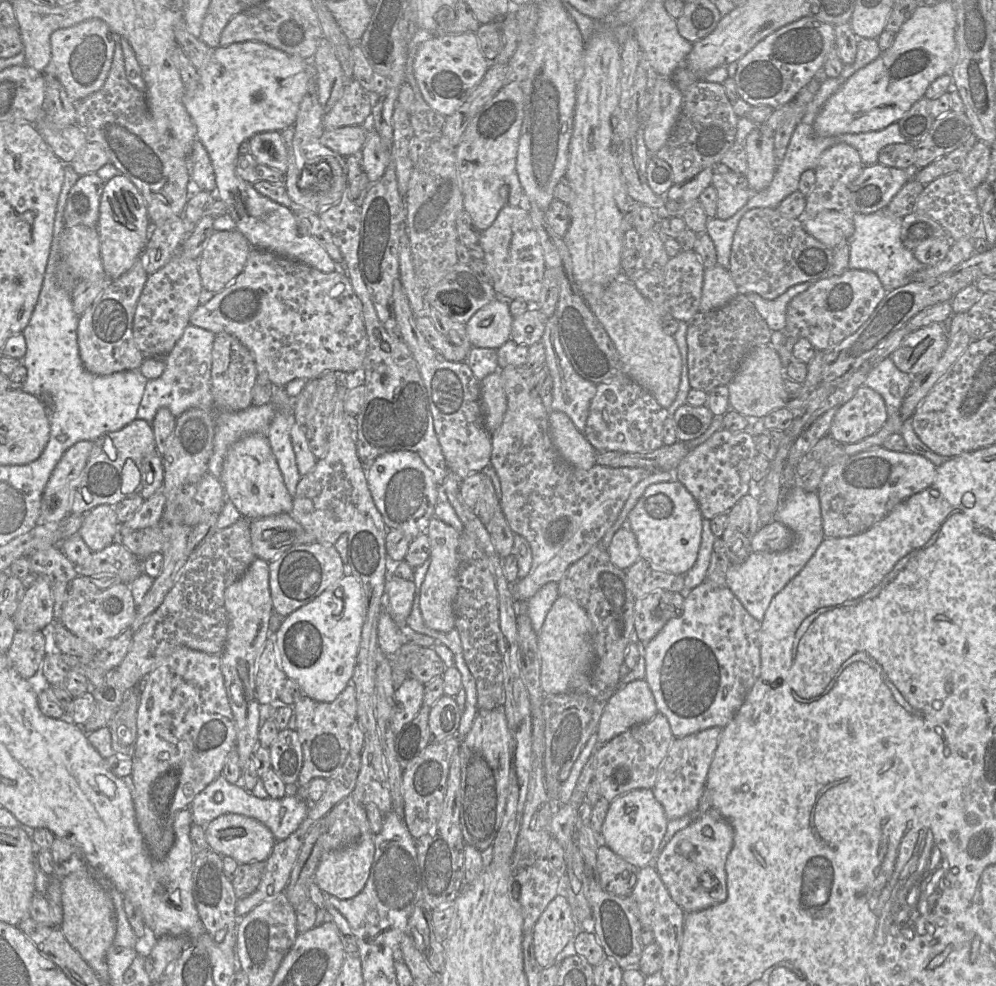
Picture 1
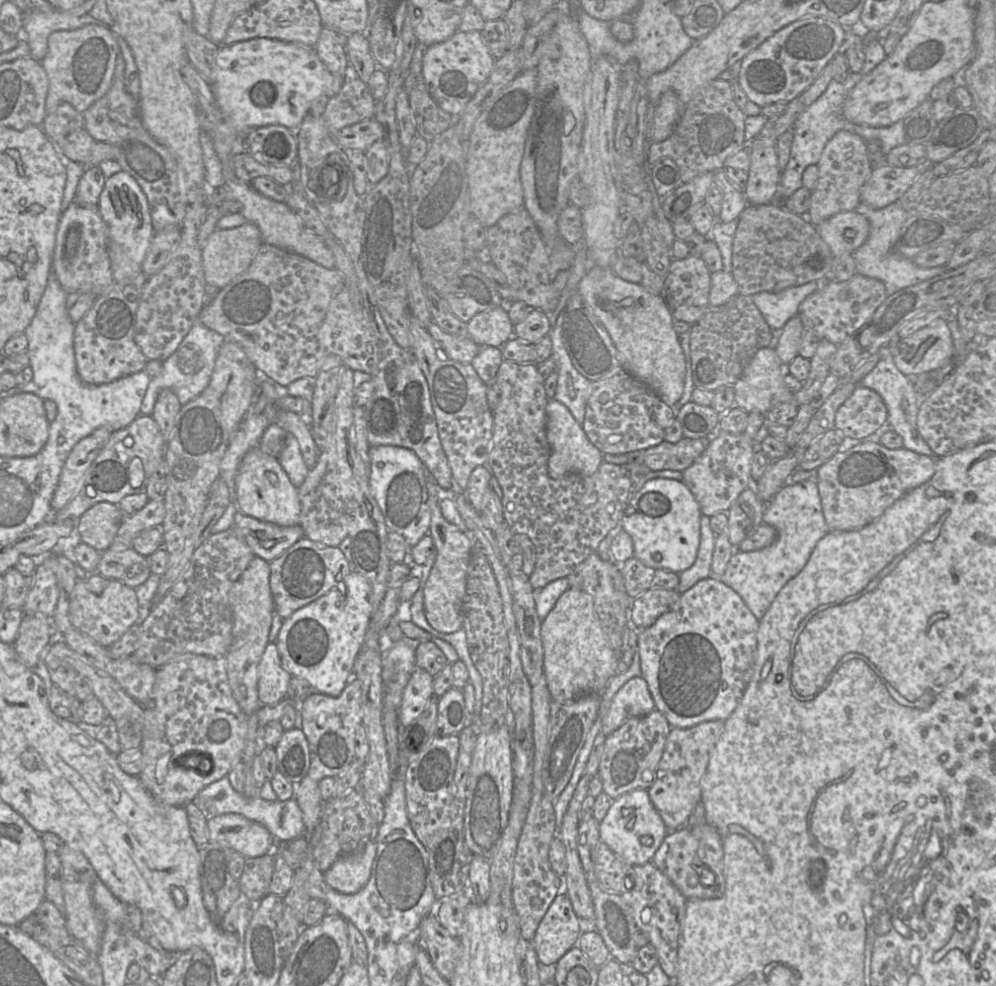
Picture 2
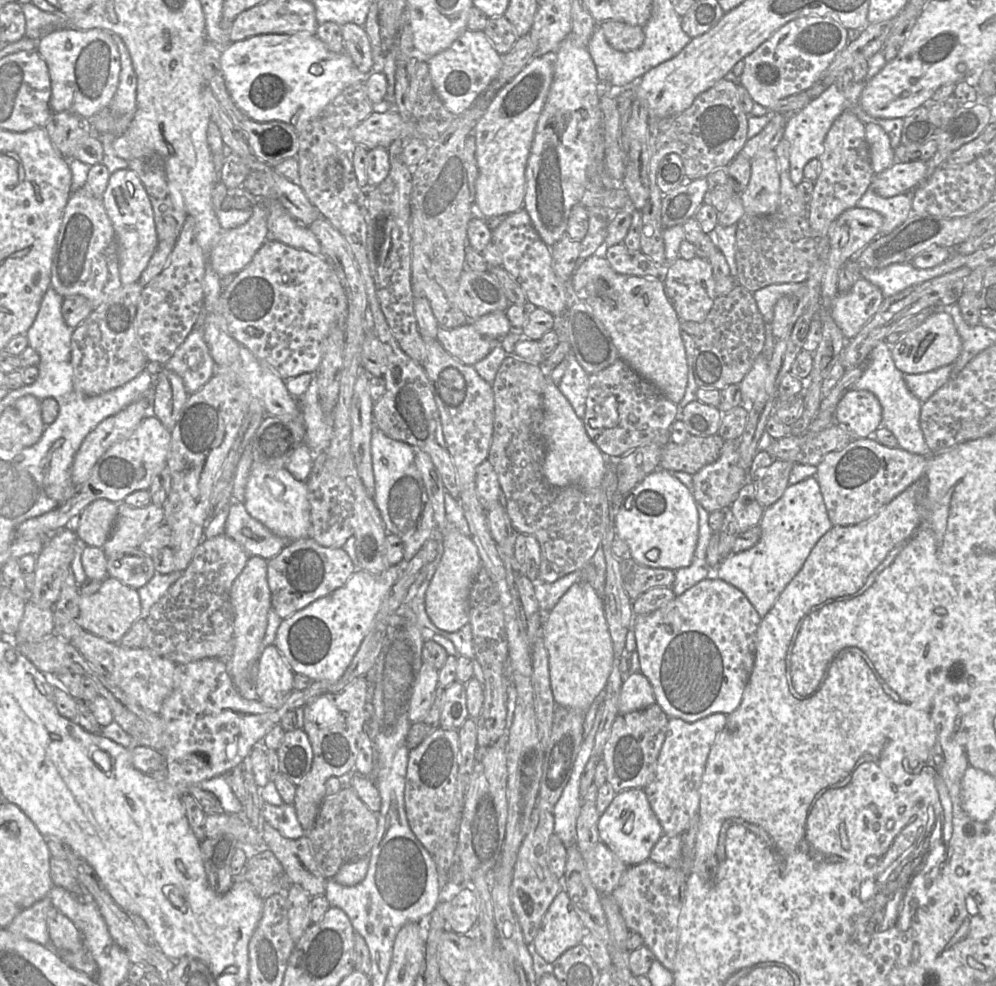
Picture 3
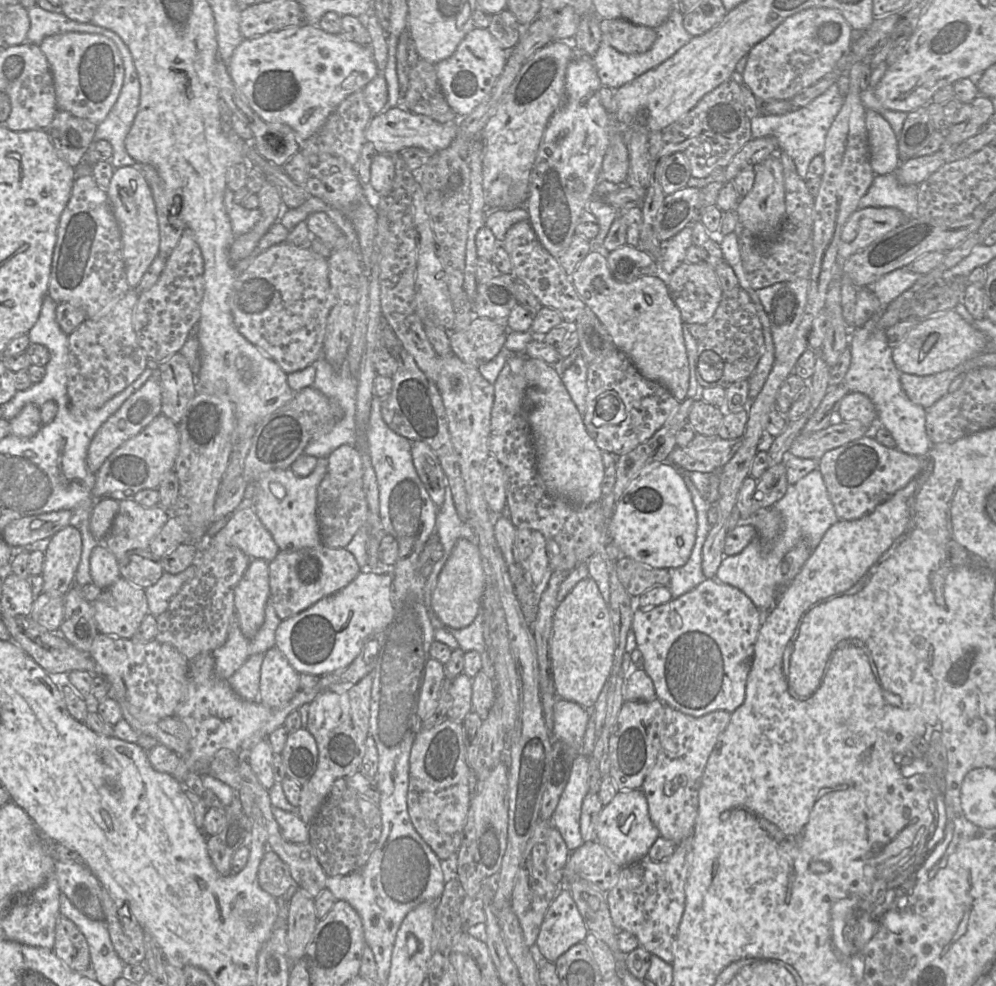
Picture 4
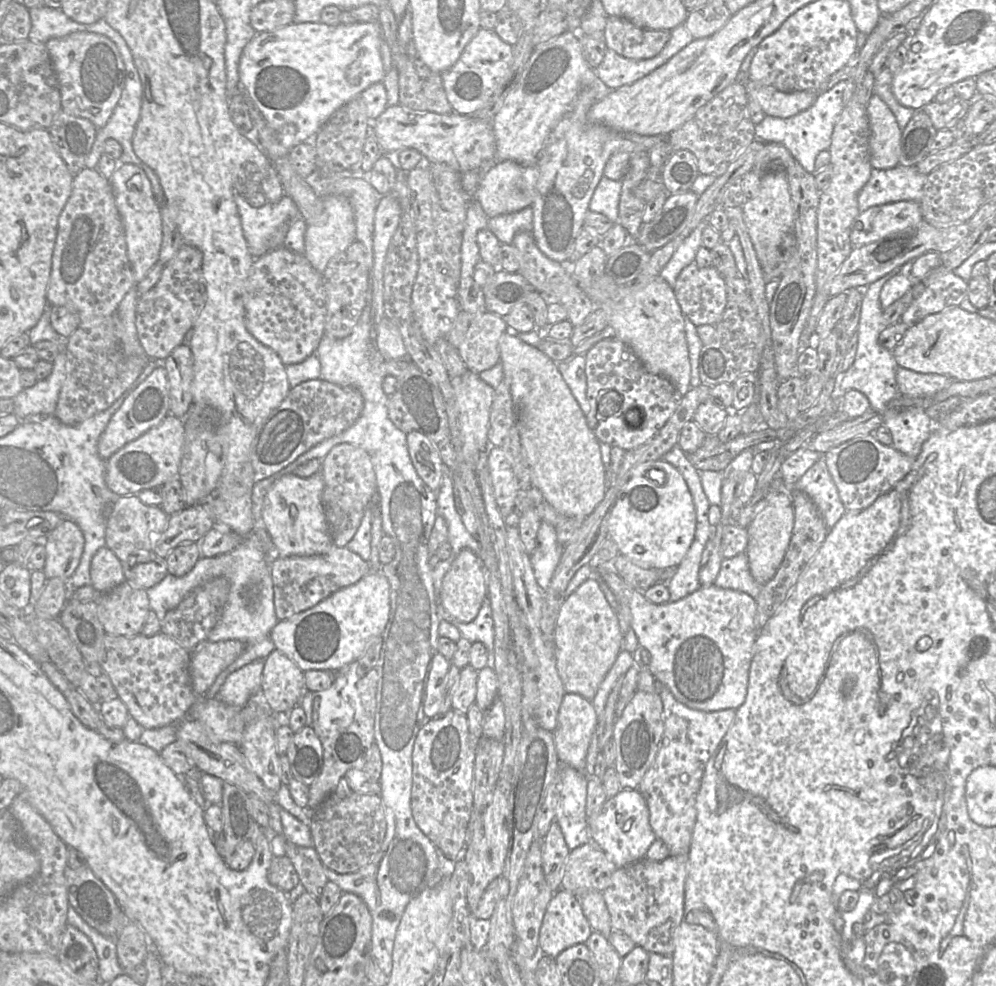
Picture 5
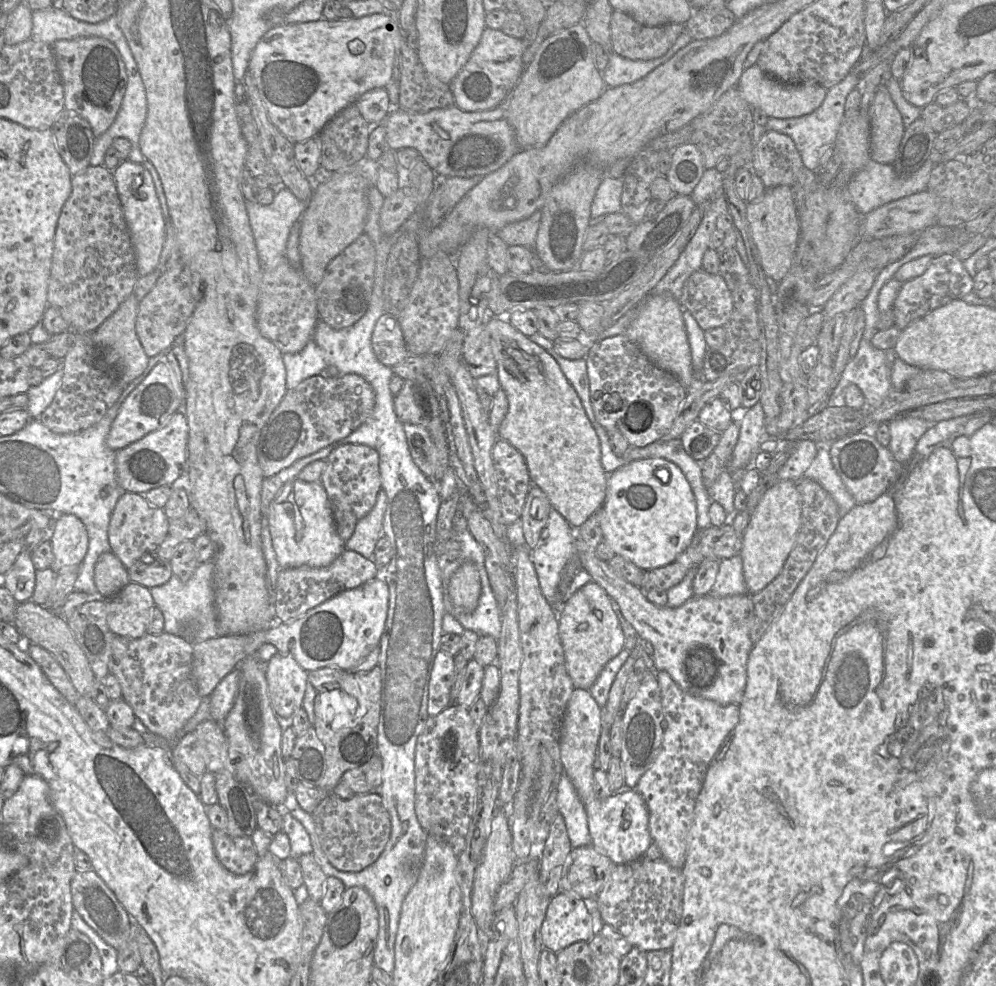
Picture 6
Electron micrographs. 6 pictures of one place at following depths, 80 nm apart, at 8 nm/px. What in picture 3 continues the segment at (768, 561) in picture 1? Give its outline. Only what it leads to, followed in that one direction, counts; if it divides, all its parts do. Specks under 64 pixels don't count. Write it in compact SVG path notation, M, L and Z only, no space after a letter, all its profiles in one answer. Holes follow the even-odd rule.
M812 476L797 484L789 485L778 501L764 509L764 514L758 526L761 529L759 541L746 551L731 553L724 557L718 567L714 569L713 574L739 589L760 617L763 618L772 609L787 585L801 570L820 538L833 527L816 477Z

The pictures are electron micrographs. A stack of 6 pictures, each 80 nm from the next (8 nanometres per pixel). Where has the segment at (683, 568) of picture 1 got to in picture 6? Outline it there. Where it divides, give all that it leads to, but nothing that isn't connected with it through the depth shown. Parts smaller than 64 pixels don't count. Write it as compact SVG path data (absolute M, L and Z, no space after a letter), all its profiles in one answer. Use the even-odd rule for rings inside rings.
M650 458L630 462L629 464L614 471L608 476L606 499L603 507L601 508L601 529L604 537L603 542L608 543L616 555L623 556L644 571L659 568L672 563L679 554L687 549L698 530L696 499L691 486L681 469L676 464L666 459ZM659 469L667 470L668 477L666 476L663 479L658 477L656 472Z

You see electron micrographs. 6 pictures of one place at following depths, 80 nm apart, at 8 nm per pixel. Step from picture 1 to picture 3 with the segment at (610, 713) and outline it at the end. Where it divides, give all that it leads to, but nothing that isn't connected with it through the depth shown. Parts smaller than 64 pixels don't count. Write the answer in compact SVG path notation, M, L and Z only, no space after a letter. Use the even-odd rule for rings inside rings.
M635 673L624 680L619 703L619 715L642 710L656 703L653 688L642 673Z

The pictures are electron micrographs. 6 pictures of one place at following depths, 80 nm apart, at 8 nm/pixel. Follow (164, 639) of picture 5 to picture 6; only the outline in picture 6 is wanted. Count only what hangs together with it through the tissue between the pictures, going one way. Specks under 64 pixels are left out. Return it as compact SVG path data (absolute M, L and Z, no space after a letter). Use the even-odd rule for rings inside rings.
M163 631L160 634L145 634L140 638L115 636L111 649L108 668L120 683L122 698L131 706L135 717L143 723L147 732L173 745L178 733L196 713L203 700L193 677L194 645L181 636Z

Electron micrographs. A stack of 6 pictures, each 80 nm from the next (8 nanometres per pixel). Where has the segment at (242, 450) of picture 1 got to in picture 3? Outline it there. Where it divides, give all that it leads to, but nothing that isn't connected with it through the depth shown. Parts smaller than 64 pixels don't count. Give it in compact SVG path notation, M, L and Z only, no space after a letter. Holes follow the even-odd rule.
M253 461L243 504L253 518L288 542L310 538L307 482L295 479L286 468L274 468Z

